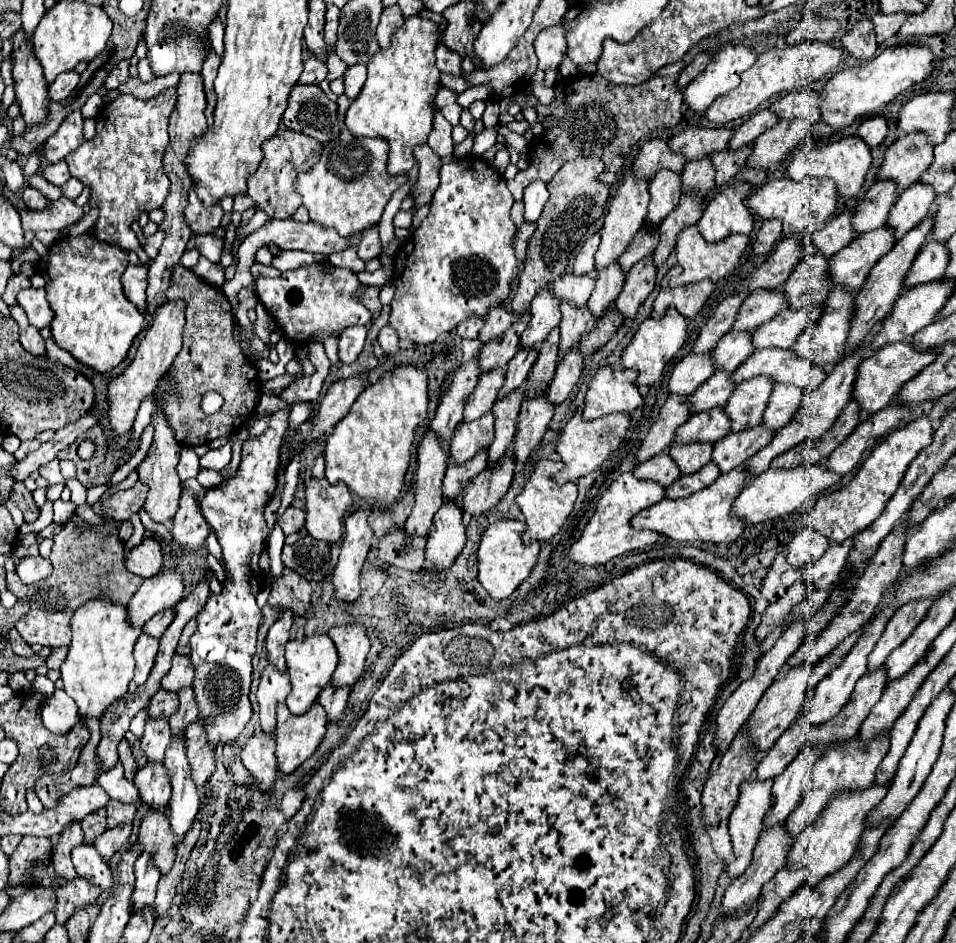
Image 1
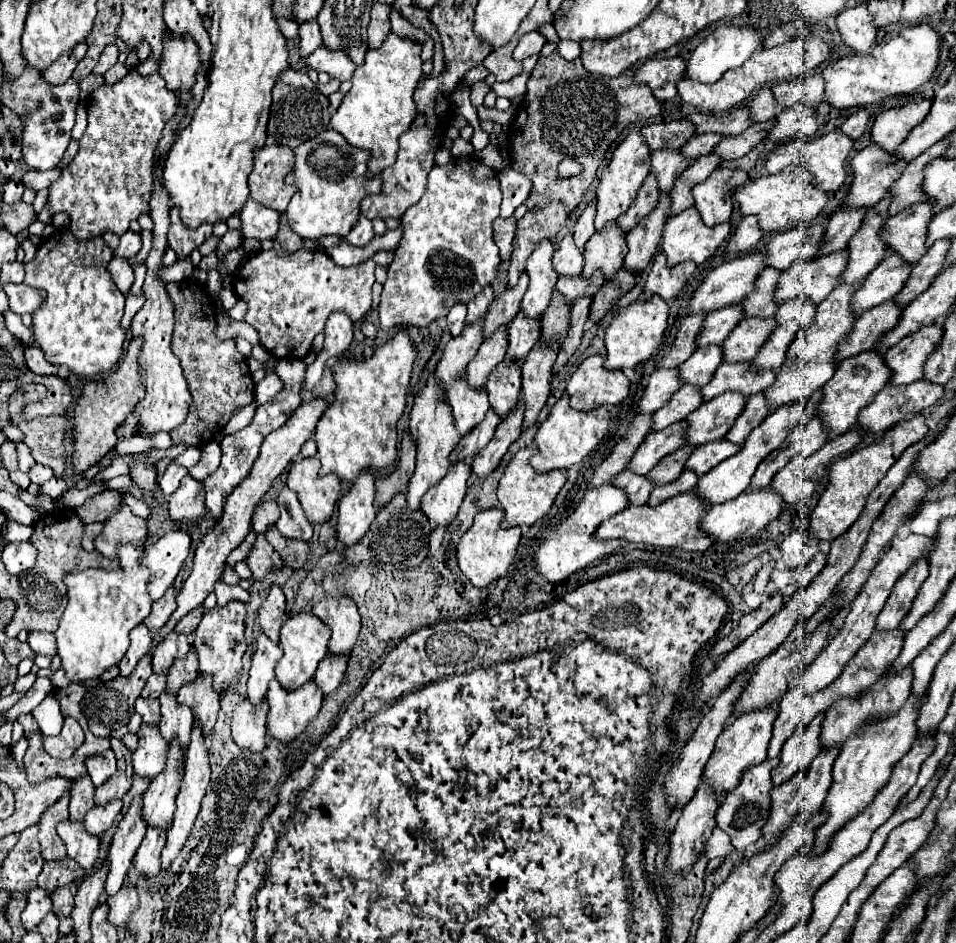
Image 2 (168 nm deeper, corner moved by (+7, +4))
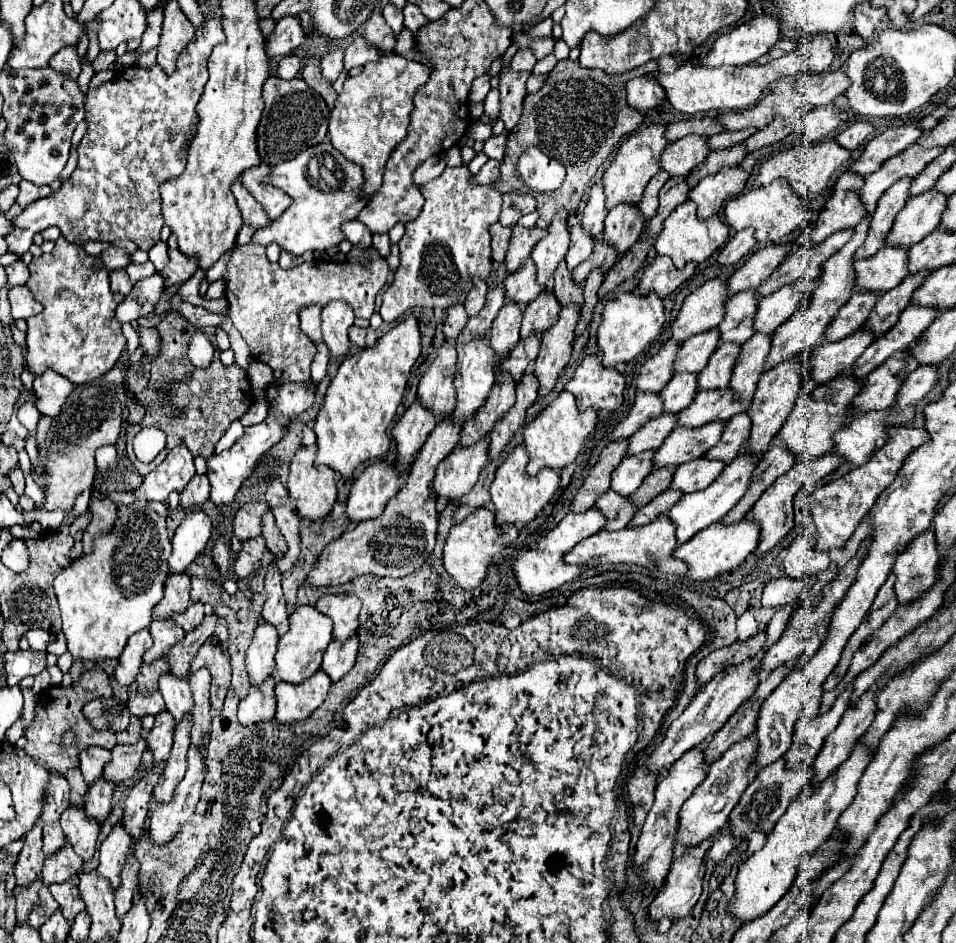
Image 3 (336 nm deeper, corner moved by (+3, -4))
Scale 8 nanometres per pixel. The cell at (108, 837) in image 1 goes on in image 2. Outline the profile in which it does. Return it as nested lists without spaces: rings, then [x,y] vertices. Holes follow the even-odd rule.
[[[120,800],[108,802],[106,806],[94,804],[94,806],[90,808],[90,814],[86,814],[86,818],[84,818],[86,830],[88,830],[90,834],[94,834],[94,836],[102,834],[106,828],[112,826],[112,822],[114,822],[116,814],[120,812],[120,808],[122,808],[122,802],[120,802]]]

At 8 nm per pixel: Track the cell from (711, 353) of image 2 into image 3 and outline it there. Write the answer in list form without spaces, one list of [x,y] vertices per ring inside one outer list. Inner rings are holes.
[[[678,372],[660,392],[664,400],[664,412],[680,412],[692,404],[698,394],[698,374]]]

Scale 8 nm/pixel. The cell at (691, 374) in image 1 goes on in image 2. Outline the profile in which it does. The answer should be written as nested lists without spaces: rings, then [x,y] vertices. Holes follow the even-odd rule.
[[[658,368],[650,374],[648,388],[644,388],[644,394],[640,398],[640,414],[652,414],[658,408],[662,408],[672,394],[680,388],[678,370],[676,368]]]

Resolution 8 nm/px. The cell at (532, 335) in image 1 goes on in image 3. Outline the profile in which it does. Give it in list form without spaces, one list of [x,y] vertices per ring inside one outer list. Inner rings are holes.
[[[558,214],[558,218],[554,218],[554,222],[548,226],[548,236],[542,238],[532,250],[532,260],[538,270],[538,282],[542,286],[542,292],[548,292],[552,288],[552,274],[564,260],[570,244],[566,218],[568,214]]]

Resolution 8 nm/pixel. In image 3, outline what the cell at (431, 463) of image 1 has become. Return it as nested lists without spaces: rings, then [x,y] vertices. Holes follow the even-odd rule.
[[[444,342],[436,360],[418,384],[418,402],[426,406],[426,410],[430,410],[438,420],[450,418],[456,408],[456,390],[452,386],[454,364],[456,348]]]

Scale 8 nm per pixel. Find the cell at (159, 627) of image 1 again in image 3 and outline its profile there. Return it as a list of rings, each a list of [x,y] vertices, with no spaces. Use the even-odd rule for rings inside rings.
[[[172,574],[164,586],[164,598],[154,606],[152,620],[170,620],[188,608],[190,602],[190,578],[188,574]]]

